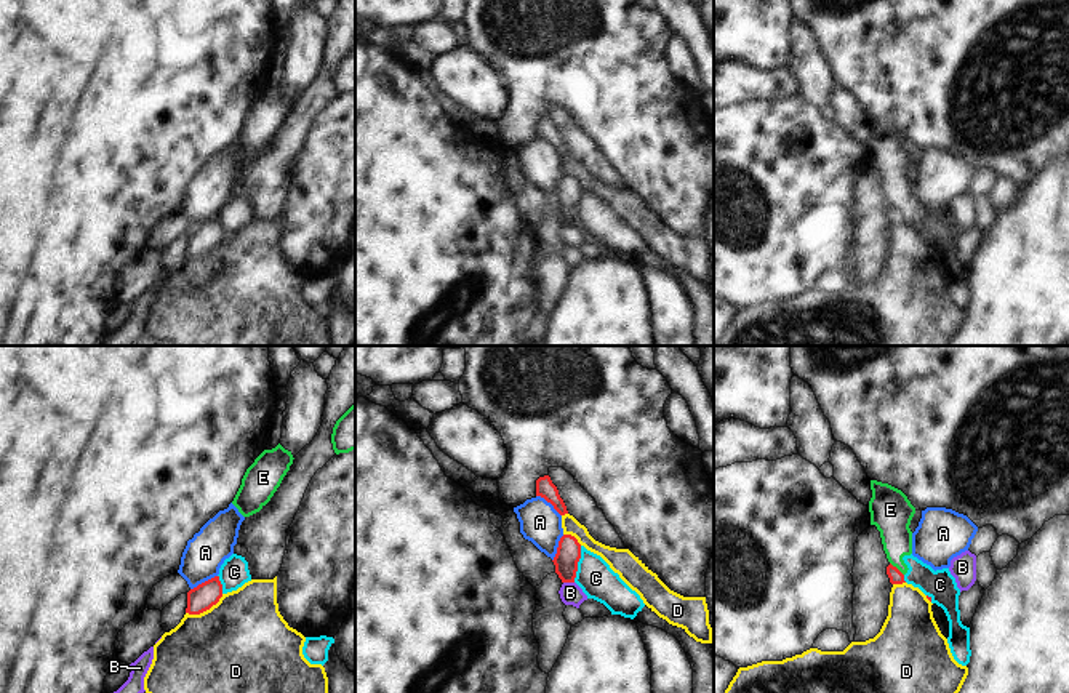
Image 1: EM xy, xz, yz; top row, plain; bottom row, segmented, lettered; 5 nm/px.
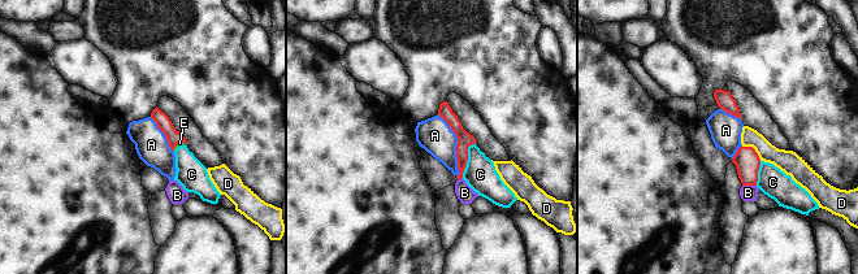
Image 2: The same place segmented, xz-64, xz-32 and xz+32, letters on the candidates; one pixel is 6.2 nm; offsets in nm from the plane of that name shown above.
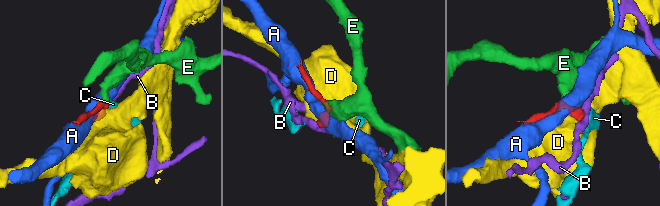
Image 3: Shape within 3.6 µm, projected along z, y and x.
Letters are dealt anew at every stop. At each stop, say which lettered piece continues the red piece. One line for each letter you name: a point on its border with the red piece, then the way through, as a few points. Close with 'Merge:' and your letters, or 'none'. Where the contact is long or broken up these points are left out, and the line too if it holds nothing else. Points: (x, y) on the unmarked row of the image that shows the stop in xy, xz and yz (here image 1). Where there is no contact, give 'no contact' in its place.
Merge: none

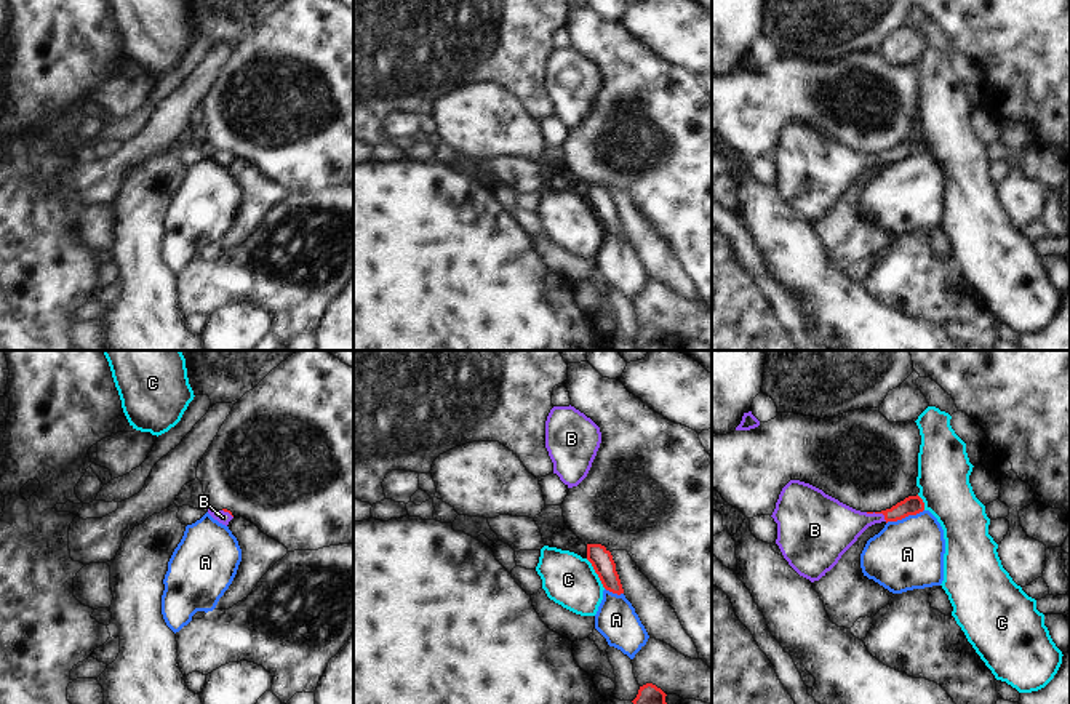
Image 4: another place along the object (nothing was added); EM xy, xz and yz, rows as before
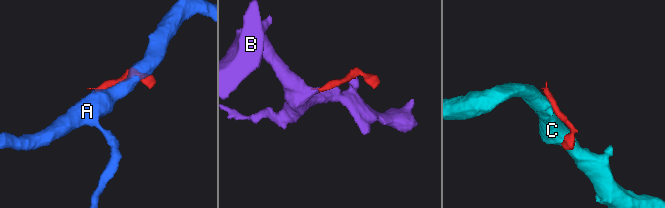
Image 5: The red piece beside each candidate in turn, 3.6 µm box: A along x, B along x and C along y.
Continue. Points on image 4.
B: contact yz (877, 154); way yz (914, 146), (894, 156), (877, 154), (859, 164), (830, 168)
Merge: B

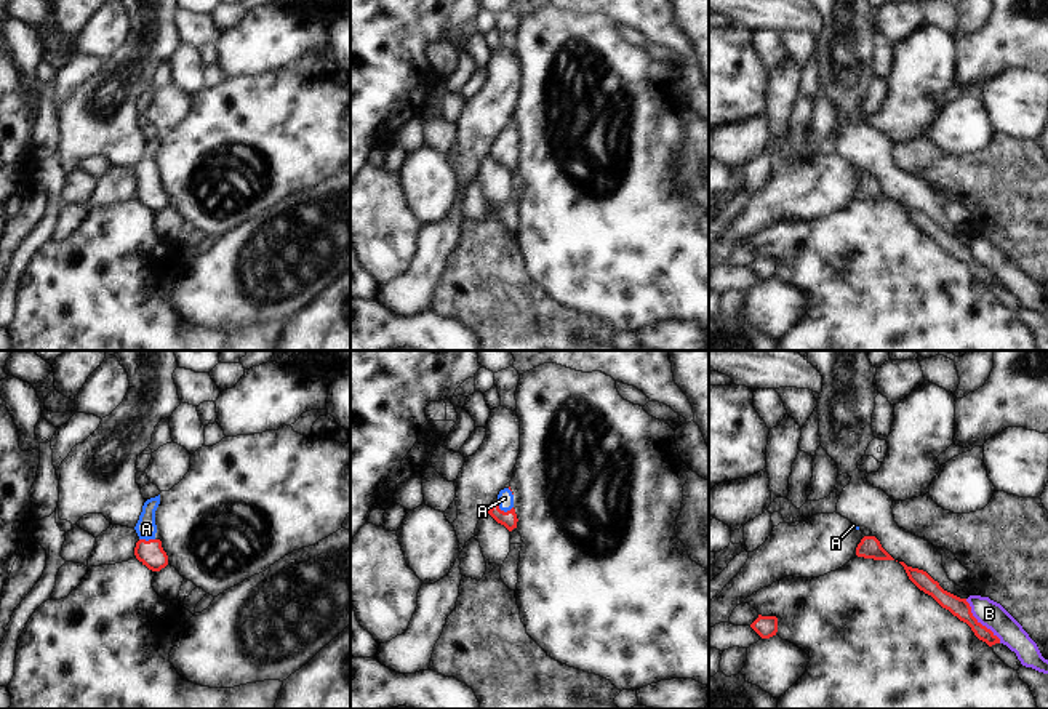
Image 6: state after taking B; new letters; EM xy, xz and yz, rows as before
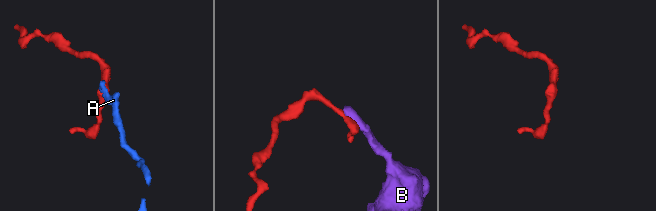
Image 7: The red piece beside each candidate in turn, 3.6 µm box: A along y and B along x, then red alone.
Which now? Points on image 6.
A: contact xz (503, 152); way xz (509, 160), (503, 152), (504, 140)
Merge: A

